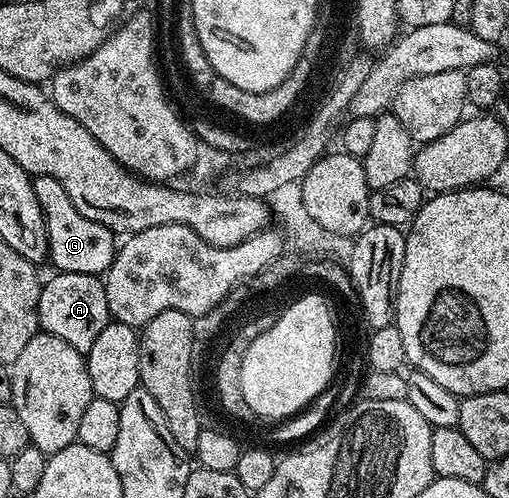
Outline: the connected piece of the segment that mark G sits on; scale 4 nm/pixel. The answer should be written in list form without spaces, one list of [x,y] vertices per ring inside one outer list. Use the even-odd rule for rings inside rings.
[[[34,177],[33,182],[36,199],[40,199],[40,207],[44,211],[44,219],[46,220],[48,243],[50,244],[49,264],[54,264],[53,268],[59,273],[105,274],[116,252],[116,235],[114,232],[92,219],[84,219],[84,215],[80,215],[80,211],[76,211],[72,199],[68,199],[68,191],[64,191],[64,187],[60,187],[60,183],[56,179],[51,177]]]

